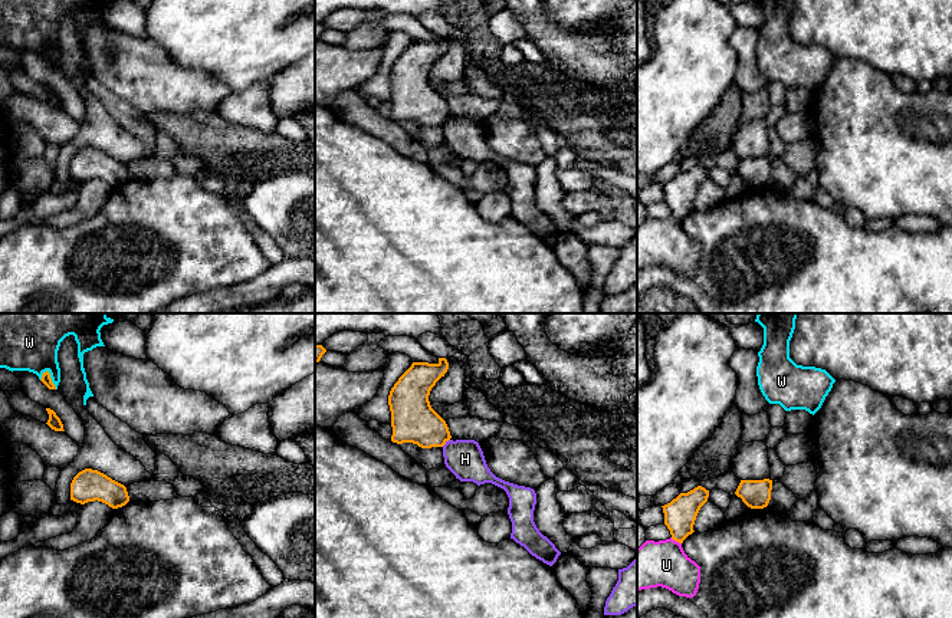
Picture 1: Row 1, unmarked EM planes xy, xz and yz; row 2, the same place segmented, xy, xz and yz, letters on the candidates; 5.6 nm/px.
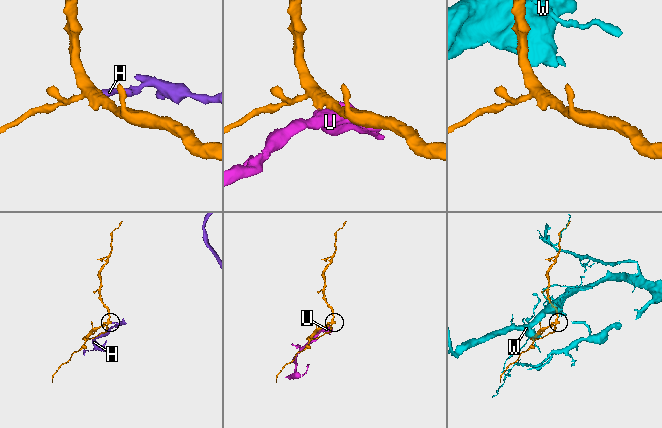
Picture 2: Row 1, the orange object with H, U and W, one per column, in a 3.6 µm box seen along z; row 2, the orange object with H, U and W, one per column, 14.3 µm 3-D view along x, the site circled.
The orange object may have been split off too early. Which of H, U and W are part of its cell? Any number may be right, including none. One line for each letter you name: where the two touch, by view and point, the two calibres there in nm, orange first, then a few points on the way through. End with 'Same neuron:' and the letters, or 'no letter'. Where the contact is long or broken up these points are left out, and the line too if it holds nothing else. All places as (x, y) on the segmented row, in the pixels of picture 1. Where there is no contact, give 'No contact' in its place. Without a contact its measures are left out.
Same neuron: no letter

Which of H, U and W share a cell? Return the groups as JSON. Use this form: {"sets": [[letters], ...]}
{"sets": [["H"], ["U"], ["W"]]}

